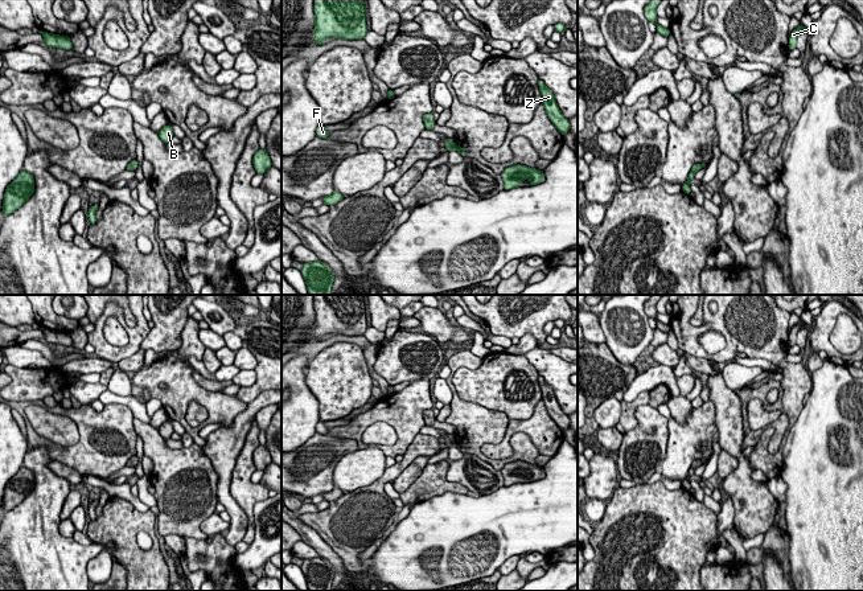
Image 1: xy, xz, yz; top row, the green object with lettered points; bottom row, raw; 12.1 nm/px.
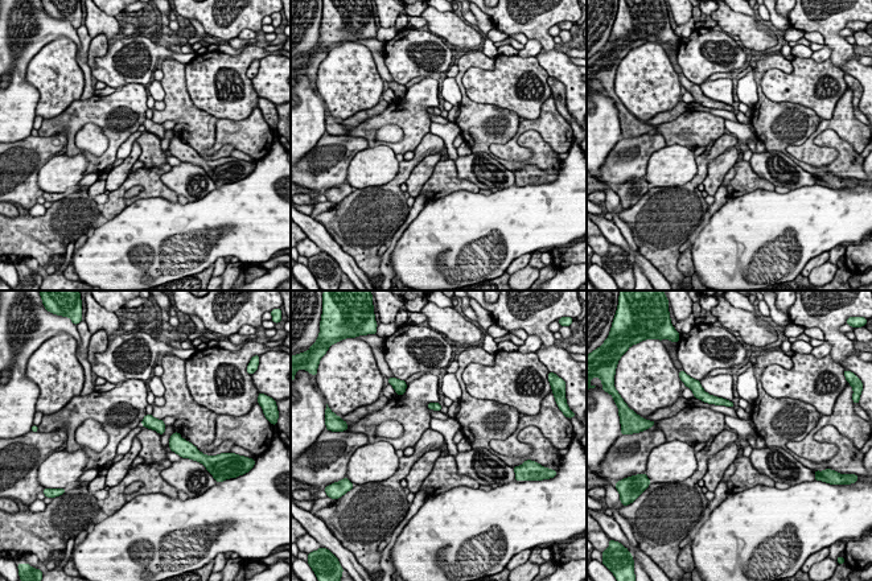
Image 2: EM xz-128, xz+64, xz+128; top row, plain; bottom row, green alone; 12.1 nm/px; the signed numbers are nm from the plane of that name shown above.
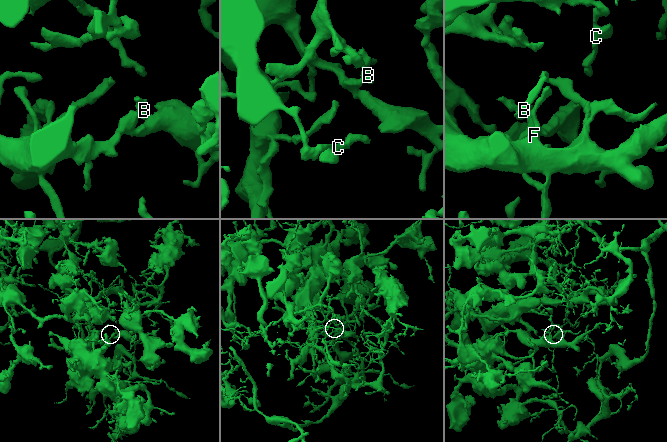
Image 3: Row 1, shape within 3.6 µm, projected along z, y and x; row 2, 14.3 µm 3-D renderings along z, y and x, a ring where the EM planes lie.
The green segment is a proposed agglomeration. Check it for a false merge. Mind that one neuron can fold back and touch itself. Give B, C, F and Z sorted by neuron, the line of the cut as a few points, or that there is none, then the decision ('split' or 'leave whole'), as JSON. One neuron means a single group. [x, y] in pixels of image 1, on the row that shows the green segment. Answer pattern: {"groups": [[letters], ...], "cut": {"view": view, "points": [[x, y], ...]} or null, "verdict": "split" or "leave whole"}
{"groups": [["B", "C", "F", "Z"]], "cut": null, "verdict": "leave whole"}

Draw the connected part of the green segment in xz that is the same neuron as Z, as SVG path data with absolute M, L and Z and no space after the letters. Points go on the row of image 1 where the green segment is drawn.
M538 79L538 86L542 94L542 104L544 106L548 119L564 136L570 131L570 120L563 116L556 104L552 91L544 86L544 82L542 79Z

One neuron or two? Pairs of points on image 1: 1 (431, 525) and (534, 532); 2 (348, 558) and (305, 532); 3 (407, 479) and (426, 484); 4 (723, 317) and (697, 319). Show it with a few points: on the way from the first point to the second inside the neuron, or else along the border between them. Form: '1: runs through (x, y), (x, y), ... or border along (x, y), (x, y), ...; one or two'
1: runs through (456, 528), (509, 528); one
2: border along (323, 540), (349, 570); two
3: border along (427, 463), (422, 473), (399, 493); two
4: border along (703, 308), (703, 321), (694, 327); two

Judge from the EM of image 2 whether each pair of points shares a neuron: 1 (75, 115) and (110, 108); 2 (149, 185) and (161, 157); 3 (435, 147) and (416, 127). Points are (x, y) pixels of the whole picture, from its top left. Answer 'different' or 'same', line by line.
1: same
2: different
3: different

